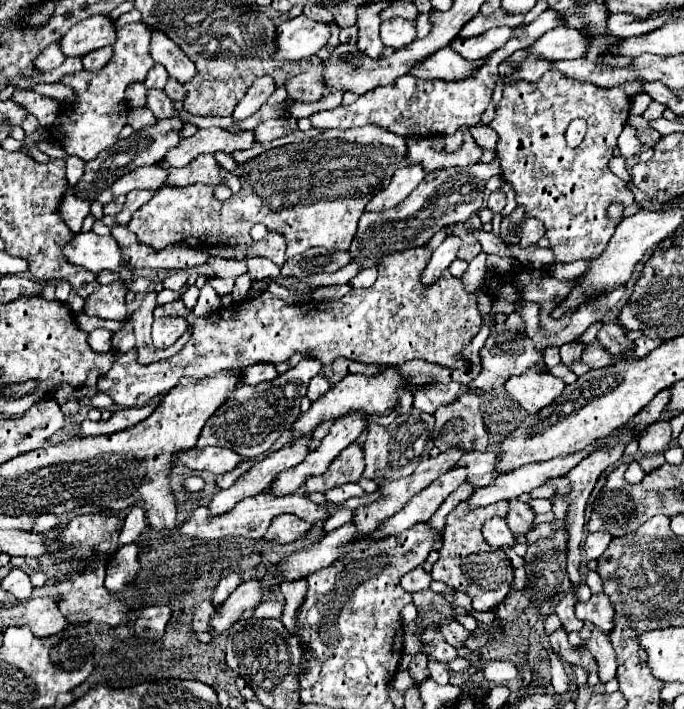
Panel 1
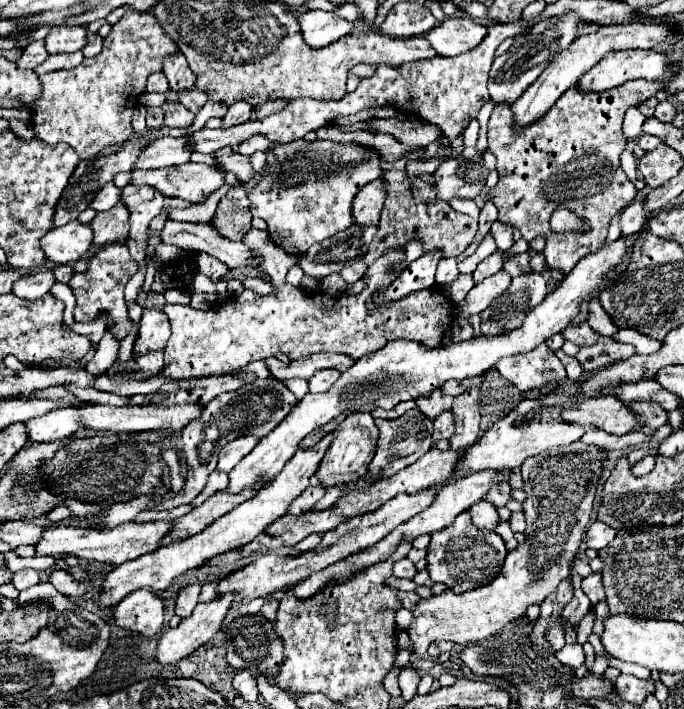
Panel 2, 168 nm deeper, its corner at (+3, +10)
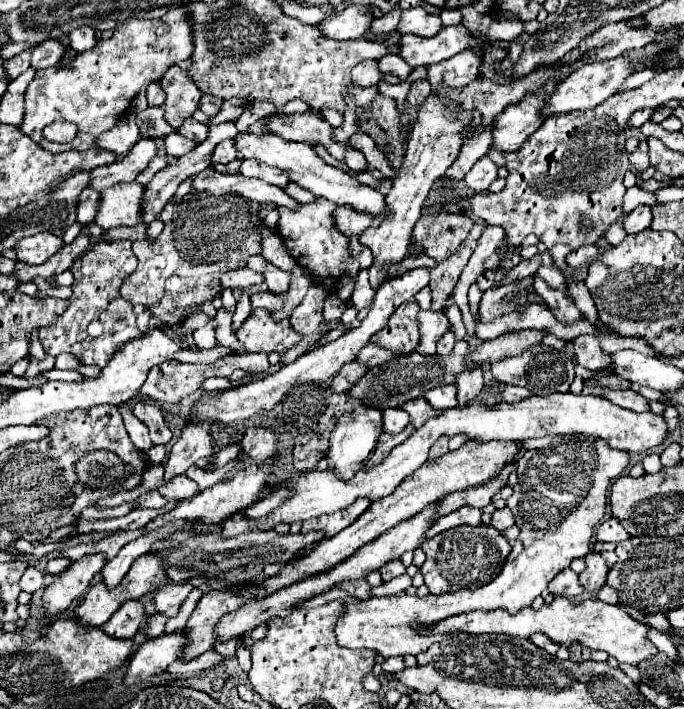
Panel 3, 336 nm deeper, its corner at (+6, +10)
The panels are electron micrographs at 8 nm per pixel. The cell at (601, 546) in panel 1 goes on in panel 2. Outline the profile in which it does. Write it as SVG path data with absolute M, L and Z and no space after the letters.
M596 520L596 522L588 528L588 532L586 532L586 546L592 548L592 550L606 548L606 546L612 542L614 536L616 536L616 530L614 530L614 528L610 528L608 524Z

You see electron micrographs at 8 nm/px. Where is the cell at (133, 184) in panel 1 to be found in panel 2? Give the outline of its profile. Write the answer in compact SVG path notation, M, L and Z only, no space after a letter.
M178 164L170 168L156 170L132 170L130 184L148 184L160 190L166 196L184 198L188 202L202 202L204 196L210 196L216 188L224 184L224 174L206 164Z

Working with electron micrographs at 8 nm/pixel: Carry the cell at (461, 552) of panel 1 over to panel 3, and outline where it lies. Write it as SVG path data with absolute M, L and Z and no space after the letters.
M457 526L433 536L431 540L425 540L423 552L427 554L427 560L421 566L421 574L429 592L437 596L463 588L475 590L483 584L489 584L499 574L499 568L503 568L503 560L507 560L511 544L493 526Z

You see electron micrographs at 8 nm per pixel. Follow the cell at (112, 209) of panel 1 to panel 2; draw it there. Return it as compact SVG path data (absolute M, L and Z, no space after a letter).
M110 182L110 184L106 184L100 192L98 192L98 196L94 198L94 202L90 204L94 210L98 210L98 212L102 212L102 210L110 210L112 206L116 206L120 202L120 190Z

